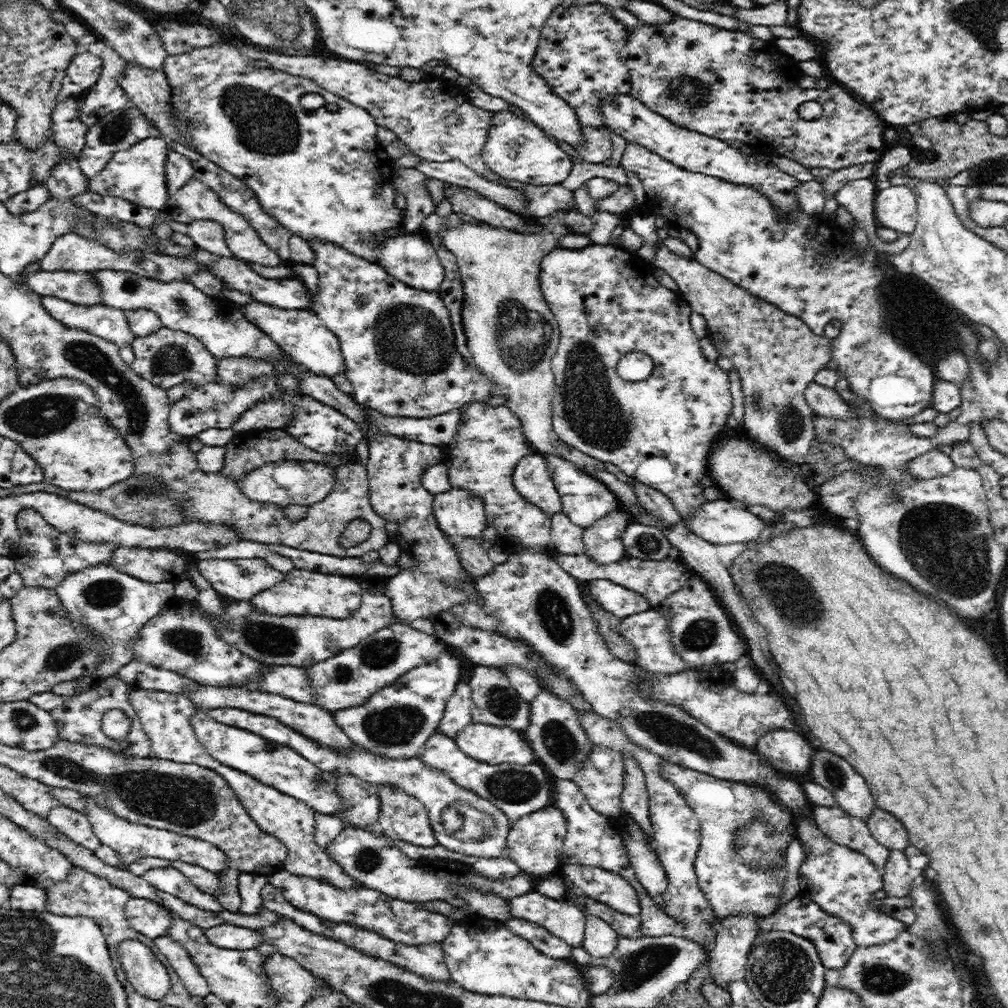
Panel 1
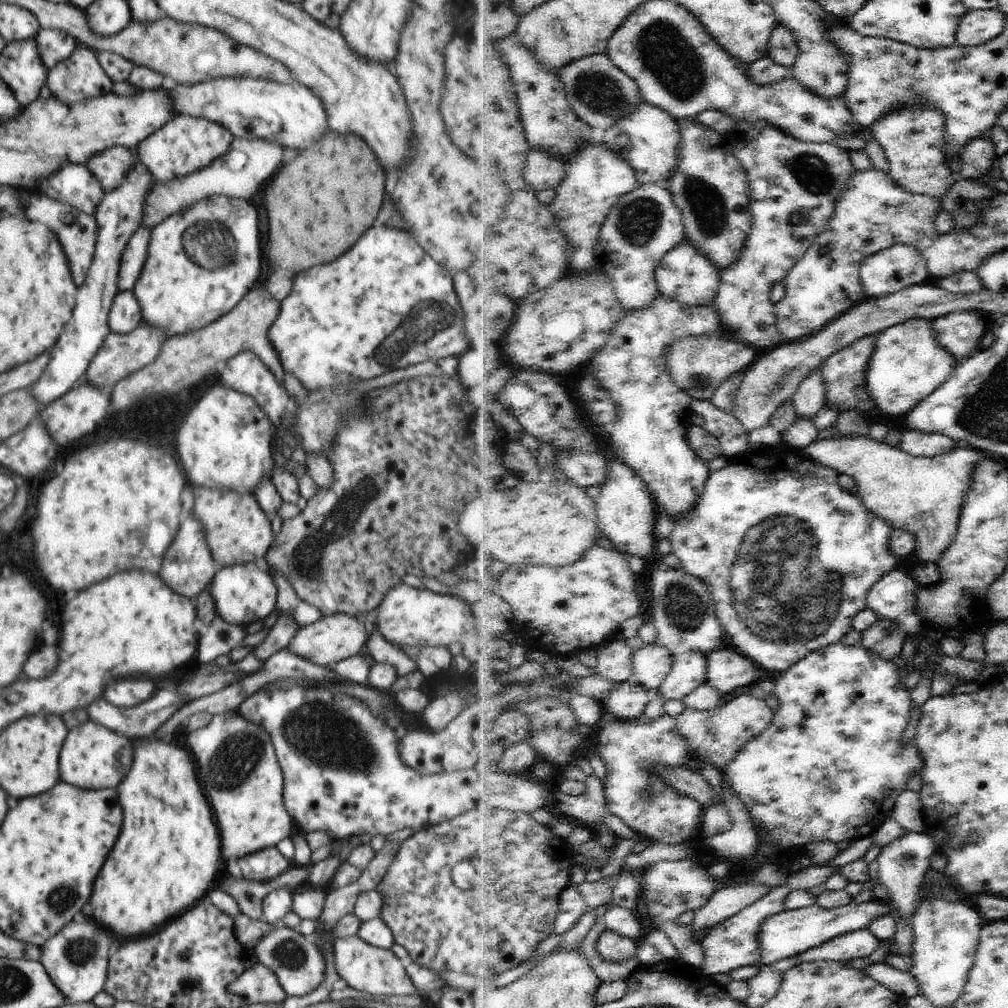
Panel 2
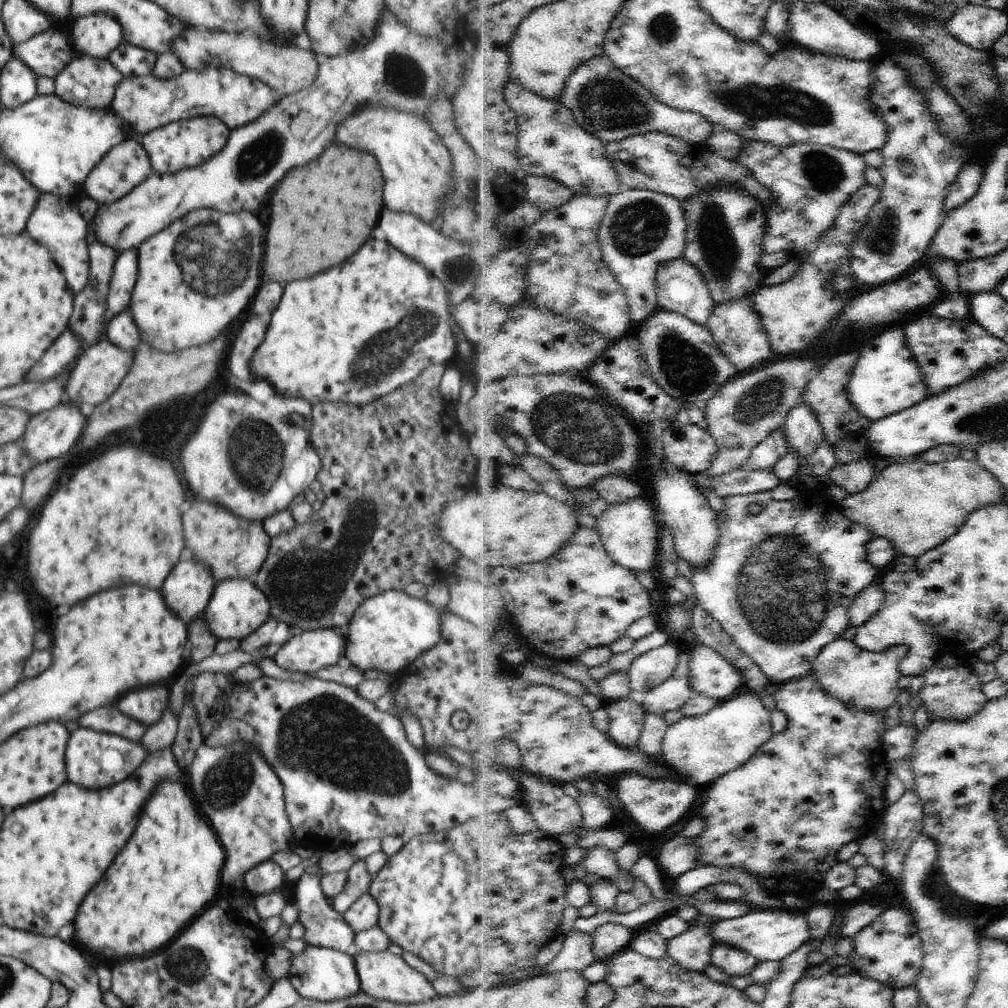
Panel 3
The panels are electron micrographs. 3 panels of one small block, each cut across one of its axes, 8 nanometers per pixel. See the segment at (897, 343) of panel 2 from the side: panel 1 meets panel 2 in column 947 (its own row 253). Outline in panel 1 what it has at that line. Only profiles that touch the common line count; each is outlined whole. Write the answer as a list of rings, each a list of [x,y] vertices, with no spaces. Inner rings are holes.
[[[216,44],[204,48],[196,48],[178,56],[166,57],[163,71],[168,77],[168,82],[172,87],[171,103],[174,105],[175,116],[180,121],[186,121],[186,126],[182,127],[182,132],[190,138],[192,145],[202,153],[208,160],[216,163],[220,168],[230,172],[230,174],[240,177],[260,199],[262,207],[266,213],[276,217],[278,222],[284,224],[294,235],[300,235],[304,240],[309,242],[326,242],[335,244],[337,247],[344,248],[354,256],[366,259],[368,262],[378,263],[380,252],[383,244],[386,242],[384,232],[388,228],[398,228],[402,226],[402,209],[396,205],[397,190],[395,189],[392,178],[393,163],[392,157],[385,156],[381,153],[378,145],[376,134],[378,132],[378,123],[375,118],[365,108],[356,106],[341,96],[336,96],[330,91],[322,88],[316,81],[308,77],[292,76],[288,72],[282,72],[283,69],[274,69],[272,66],[266,68],[256,68],[250,59],[242,56],[240,51],[230,44]],[[308,92],[318,92],[325,98],[325,104],[316,110],[307,110],[300,105],[300,97]]]

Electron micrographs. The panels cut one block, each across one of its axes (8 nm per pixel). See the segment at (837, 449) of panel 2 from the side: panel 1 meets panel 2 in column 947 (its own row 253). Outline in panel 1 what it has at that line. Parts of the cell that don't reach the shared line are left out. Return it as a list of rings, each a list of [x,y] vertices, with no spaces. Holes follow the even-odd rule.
[[[557,208],[549,214],[538,233],[519,233],[506,227],[493,227],[486,223],[463,222],[444,232],[442,244],[456,255],[464,291],[462,322],[477,368],[495,382],[495,395],[506,397],[504,404],[519,416],[524,435],[531,446],[541,454],[555,452],[557,433],[553,430],[551,403],[555,389],[555,375],[551,370],[560,331],[554,313],[544,299],[540,274],[544,256],[561,245],[560,238],[567,232],[564,222],[566,210]]]

